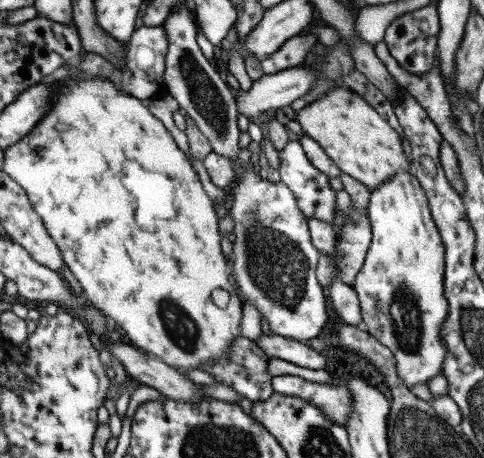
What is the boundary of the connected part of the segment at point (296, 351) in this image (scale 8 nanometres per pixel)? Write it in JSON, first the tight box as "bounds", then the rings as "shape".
{"bounds":[258,334,325,370],"shape":[[[263,334],[258,344],[270,358],[281,358],[281,360],[292,362],[295,366],[311,368],[311,370],[321,370],[325,366],[325,358],[308,347],[307,342]]]}

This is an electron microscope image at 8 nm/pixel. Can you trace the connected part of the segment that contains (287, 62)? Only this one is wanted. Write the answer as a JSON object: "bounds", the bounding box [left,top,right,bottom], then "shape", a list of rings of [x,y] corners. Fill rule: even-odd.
{"bounds":[261,34,315,75],"shape":[[[297,34],[289,40],[285,40],[285,44],[269,54],[265,60],[261,60],[261,68],[265,75],[272,75],[282,70],[300,66],[305,54],[311,48],[311,45],[315,44],[315,34]]]}

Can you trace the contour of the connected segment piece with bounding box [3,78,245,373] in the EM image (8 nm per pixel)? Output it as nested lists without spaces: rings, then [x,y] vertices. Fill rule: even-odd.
[[[108,78],[73,80],[58,90],[49,112],[38,122],[38,125],[17,144],[6,148],[3,153],[3,171],[10,174],[27,191],[31,204],[37,214],[41,215],[54,242],[59,245],[70,272],[81,285],[84,297],[113,324],[119,325],[124,330],[126,340],[150,356],[159,358],[179,370],[185,370],[185,373],[193,368],[202,370],[205,363],[217,362],[223,356],[229,358],[233,342],[243,337],[245,303],[241,302],[239,296],[235,296],[231,278],[227,274],[229,262],[225,260],[225,254],[221,250],[221,234],[219,234],[221,212],[217,203],[207,196],[199,180],[199,174],[195,172],[195,167],[187,154],[179,148],[178,142],[173,138],[165,123],[151,112],[147,102],[124,91]],[[215,290],[233,294],[225,299],[227,308],[219,308],[213,302]]]

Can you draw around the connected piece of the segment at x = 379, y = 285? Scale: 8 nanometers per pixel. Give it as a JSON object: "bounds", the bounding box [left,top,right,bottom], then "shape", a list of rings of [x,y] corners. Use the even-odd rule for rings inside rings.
{"bounds":[350,171,448,389],"shape":[[[399,171],[370,191],[366,215],[372,232],[371,240],[350,287],[359,304],[362,329],[393,354],[397,374],[408,389],[414,384],[426,384],[433,375],[441,373],[447,353],[440,333],[448,314],[442,282],[445,249],[433,222],[425,191],[416,177],[413,171]]]}

